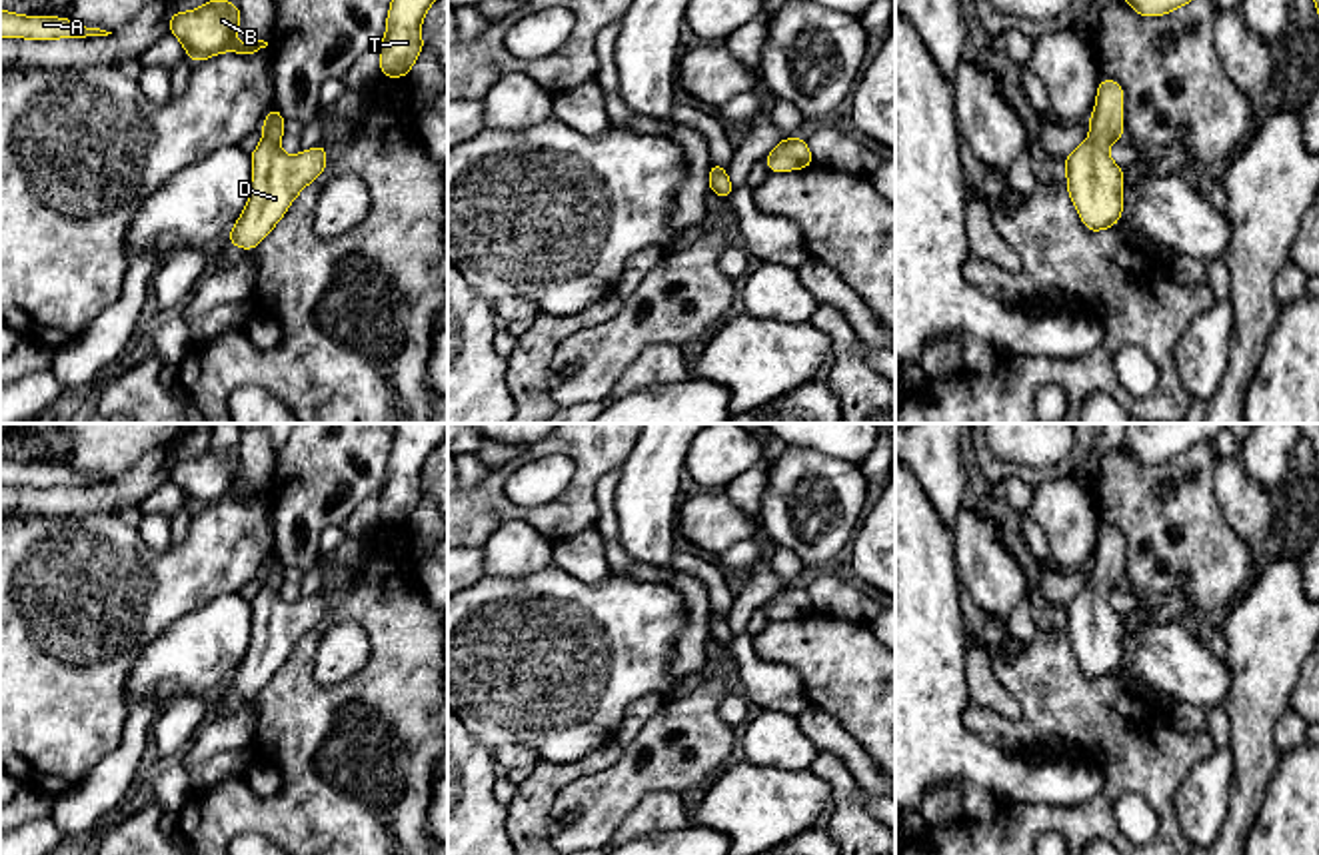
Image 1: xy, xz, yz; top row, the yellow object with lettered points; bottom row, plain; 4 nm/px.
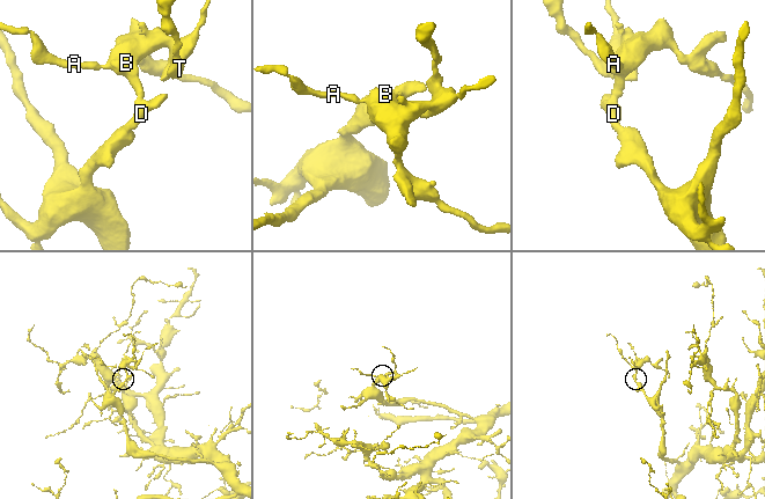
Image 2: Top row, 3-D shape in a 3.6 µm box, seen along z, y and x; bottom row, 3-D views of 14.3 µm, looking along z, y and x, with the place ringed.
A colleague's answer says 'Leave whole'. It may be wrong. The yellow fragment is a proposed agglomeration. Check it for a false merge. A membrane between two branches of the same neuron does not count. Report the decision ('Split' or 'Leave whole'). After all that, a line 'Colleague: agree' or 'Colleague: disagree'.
Leave whole
Colleague: agree

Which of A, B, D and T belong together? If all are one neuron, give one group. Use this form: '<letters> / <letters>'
A B D T

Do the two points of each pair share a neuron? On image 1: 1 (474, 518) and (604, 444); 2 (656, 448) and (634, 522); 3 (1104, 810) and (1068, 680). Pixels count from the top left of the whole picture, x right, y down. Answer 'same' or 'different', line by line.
1: same
2: same
3: same

